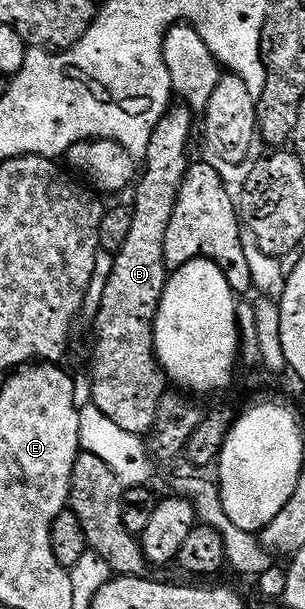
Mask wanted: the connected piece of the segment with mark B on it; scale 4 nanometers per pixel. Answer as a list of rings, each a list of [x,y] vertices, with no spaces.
[[[176,104],[167,110],[153,135],[149,139],[147,154],[141,158],[141,172],[133,185],[133,224],[125,247],[114,254],[113,271],[109,275],[109,283],[105,283],[105,295],[101,295],[101,307],[97,311],[97,319],[93,323],[95,329],[95,358],[91,361],[91,397],[90,404],[95,405],[117,427],[130,433],[150,434],[155,427],[159,414],[159,404],[165,395],[163,389],[169,385],[159,359],[155,356],[155,316],[167,286],[169,270],[165,263],[165,231],[169,231],[169,223],[173,219],[173,207],[177,207],[177,195],[181,191],[183,177],[187,174],[189,158],[187,144],[191,141],[192,110],[186,104]]]

